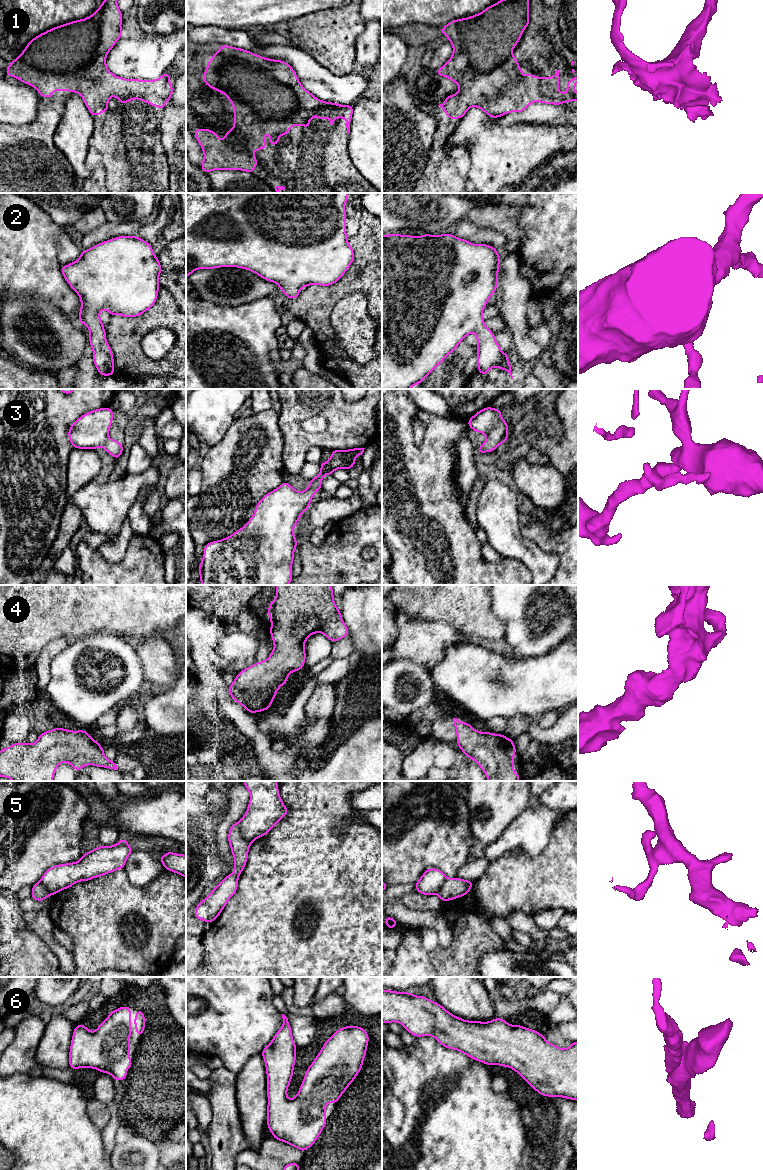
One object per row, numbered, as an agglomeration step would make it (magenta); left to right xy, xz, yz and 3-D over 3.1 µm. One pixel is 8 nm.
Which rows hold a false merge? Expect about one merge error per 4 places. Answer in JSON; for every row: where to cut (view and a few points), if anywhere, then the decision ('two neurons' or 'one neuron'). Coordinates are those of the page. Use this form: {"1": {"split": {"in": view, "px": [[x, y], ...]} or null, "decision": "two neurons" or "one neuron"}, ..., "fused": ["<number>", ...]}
{"1": {"split": null, "decision": "one neuron"}, "2": {"split": null, "decision": "one neuron"}, "3": {"split": null, "decision": "one neuron"}, "4": {"split": null, "decision": "one neuron"}, "5": {"split": {"in": "xz", "px": [[237, 822], [240, 834], [250, 843]]}, "decision": "two neurons"}, "6": {"split": null, "decision": "one neuron"}, "fused": ["5"]}

